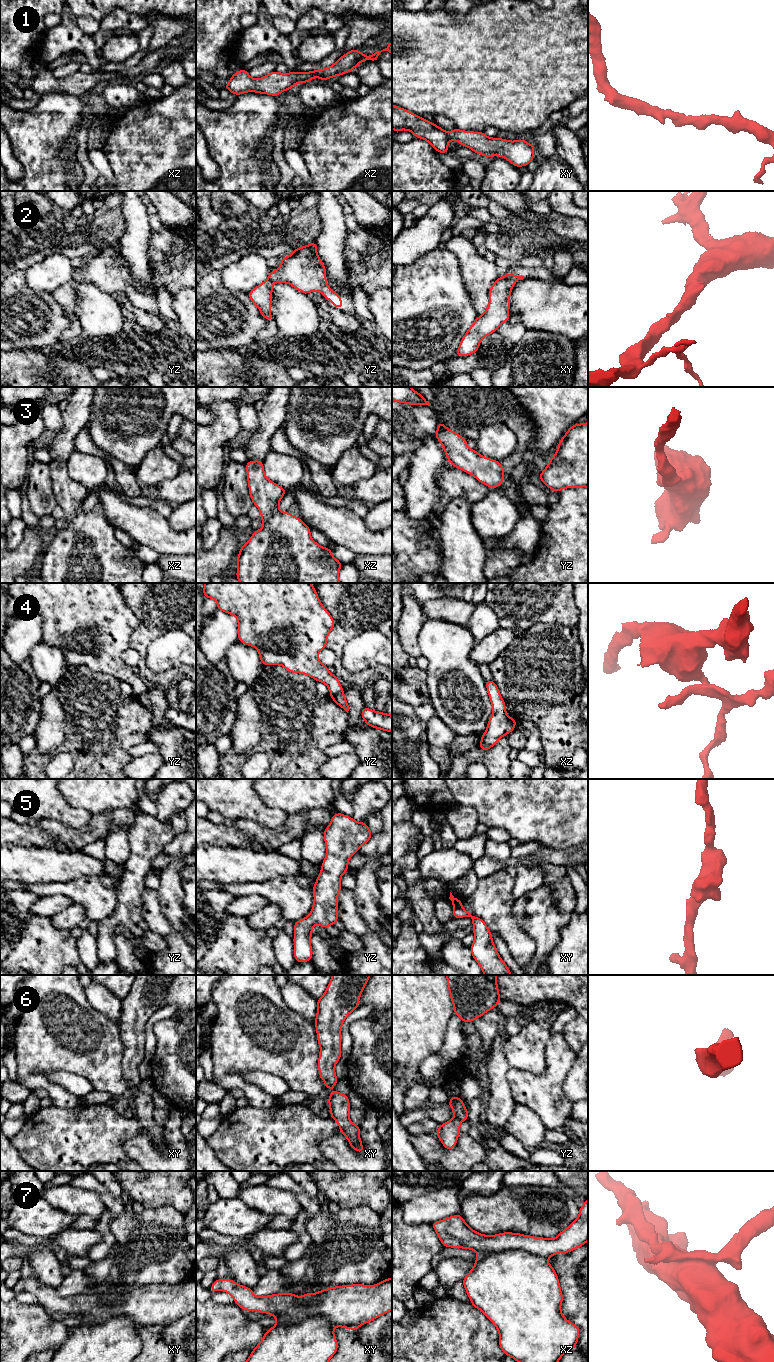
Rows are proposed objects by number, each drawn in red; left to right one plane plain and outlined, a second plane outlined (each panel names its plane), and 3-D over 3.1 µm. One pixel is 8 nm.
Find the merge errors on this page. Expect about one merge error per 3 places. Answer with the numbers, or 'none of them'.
4, 7

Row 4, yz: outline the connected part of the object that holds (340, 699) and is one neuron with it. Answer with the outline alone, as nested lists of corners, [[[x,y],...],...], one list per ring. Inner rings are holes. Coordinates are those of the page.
[[[344,692],[338,693],[336,695],[330,695],[330,697],[334,700],[334,702],[343,708],[347,713],[349,711],[349,705],[346,701],[346,697]]]

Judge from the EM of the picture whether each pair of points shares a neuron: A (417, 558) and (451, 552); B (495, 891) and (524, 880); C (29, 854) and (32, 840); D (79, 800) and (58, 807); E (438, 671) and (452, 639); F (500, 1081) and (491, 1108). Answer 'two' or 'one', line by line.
A: two
B: two
C: two
D: two
E: one
F: one

